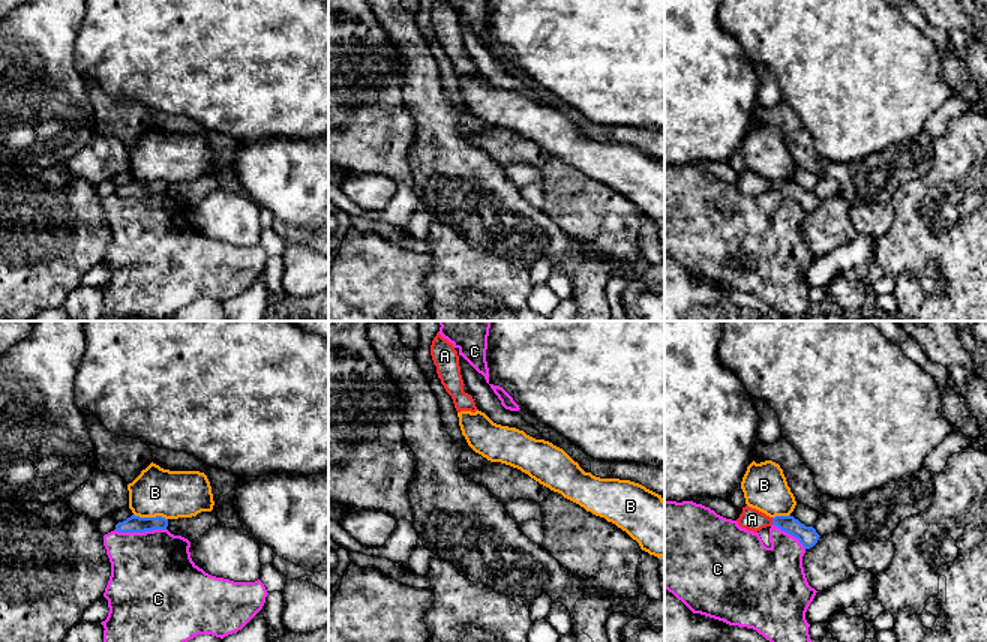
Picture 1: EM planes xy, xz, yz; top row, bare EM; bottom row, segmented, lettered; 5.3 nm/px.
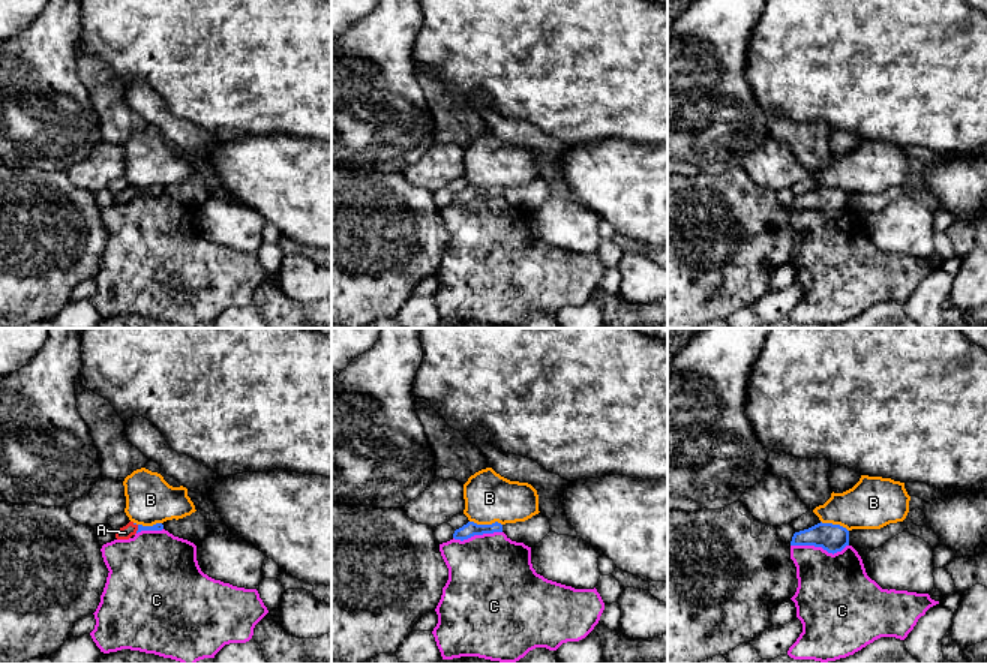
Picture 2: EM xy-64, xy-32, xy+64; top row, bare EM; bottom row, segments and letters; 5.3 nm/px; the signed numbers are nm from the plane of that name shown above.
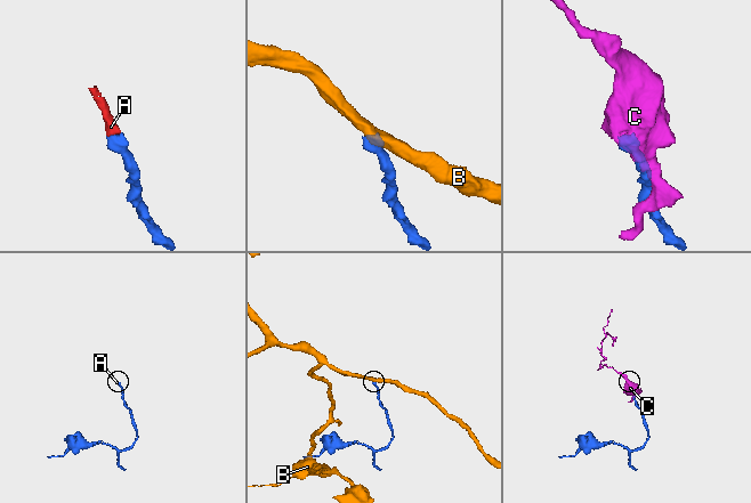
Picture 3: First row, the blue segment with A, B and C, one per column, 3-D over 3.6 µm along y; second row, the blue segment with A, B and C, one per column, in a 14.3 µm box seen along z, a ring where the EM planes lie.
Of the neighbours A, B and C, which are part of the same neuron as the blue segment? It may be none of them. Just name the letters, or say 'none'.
A

